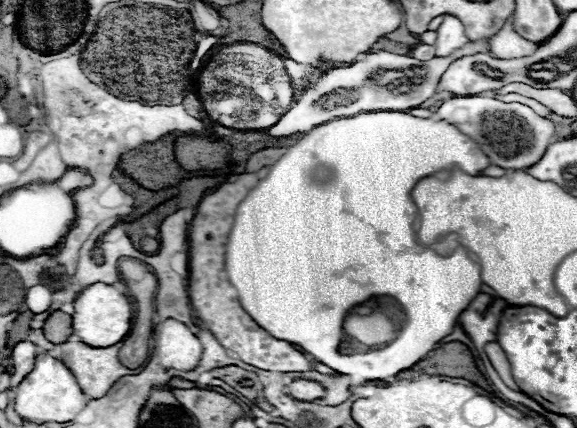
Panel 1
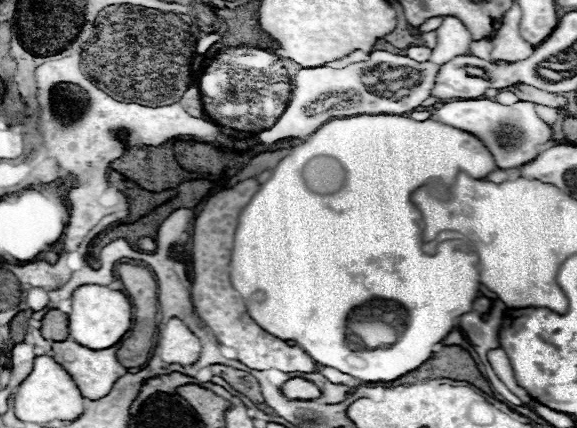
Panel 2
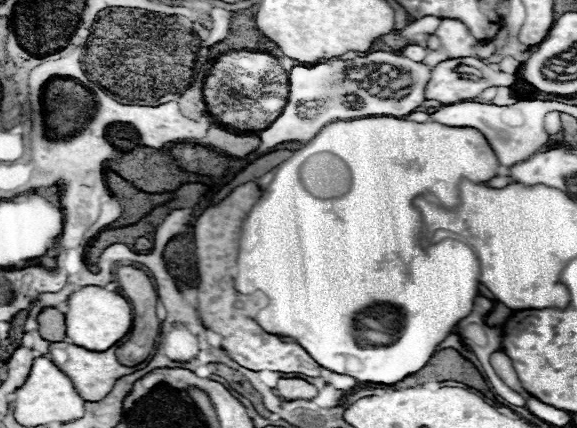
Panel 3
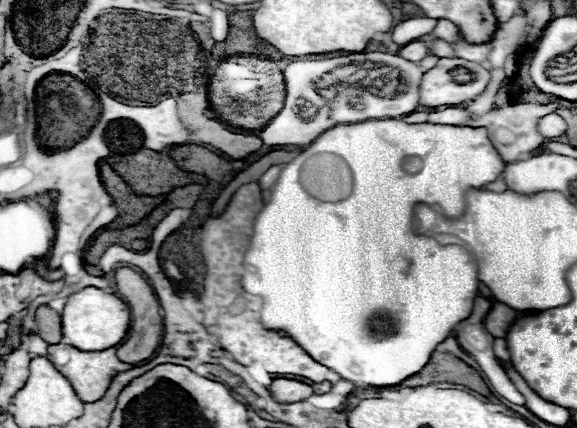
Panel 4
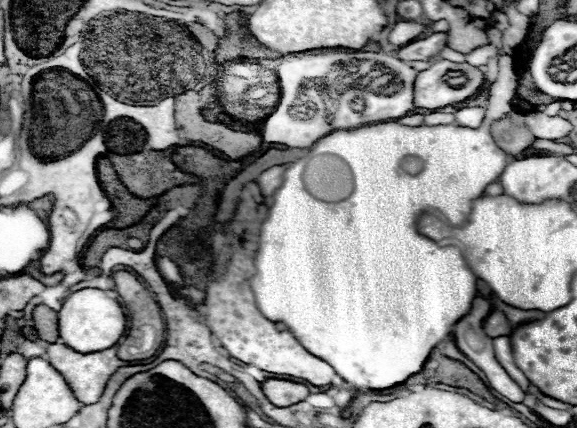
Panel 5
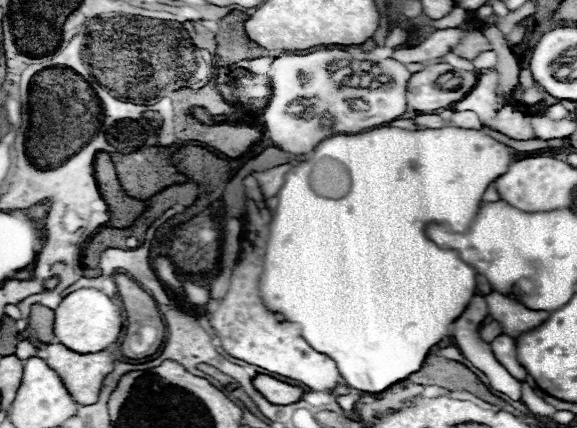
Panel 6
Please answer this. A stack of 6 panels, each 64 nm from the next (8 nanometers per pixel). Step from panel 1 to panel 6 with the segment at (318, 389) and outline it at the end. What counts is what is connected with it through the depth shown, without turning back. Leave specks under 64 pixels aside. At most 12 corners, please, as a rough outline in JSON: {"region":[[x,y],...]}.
{"region":[[268,374],[252,380],[270,404],[294,404],[302,388],[280,382]]}

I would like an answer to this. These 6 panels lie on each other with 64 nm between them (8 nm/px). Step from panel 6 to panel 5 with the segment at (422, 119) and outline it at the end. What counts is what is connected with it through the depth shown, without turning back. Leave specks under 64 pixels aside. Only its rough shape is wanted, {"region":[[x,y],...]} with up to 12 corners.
{"region":[[432,112],[424,116],[426,126],[452,124],[454,114]]}

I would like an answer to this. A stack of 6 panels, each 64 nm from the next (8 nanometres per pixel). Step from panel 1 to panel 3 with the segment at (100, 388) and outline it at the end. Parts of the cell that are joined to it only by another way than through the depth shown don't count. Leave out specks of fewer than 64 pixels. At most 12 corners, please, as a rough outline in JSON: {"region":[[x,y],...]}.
{"region":[[54,342],[48,356],[84,400],[102,400],[132,366],[104,352]]}

